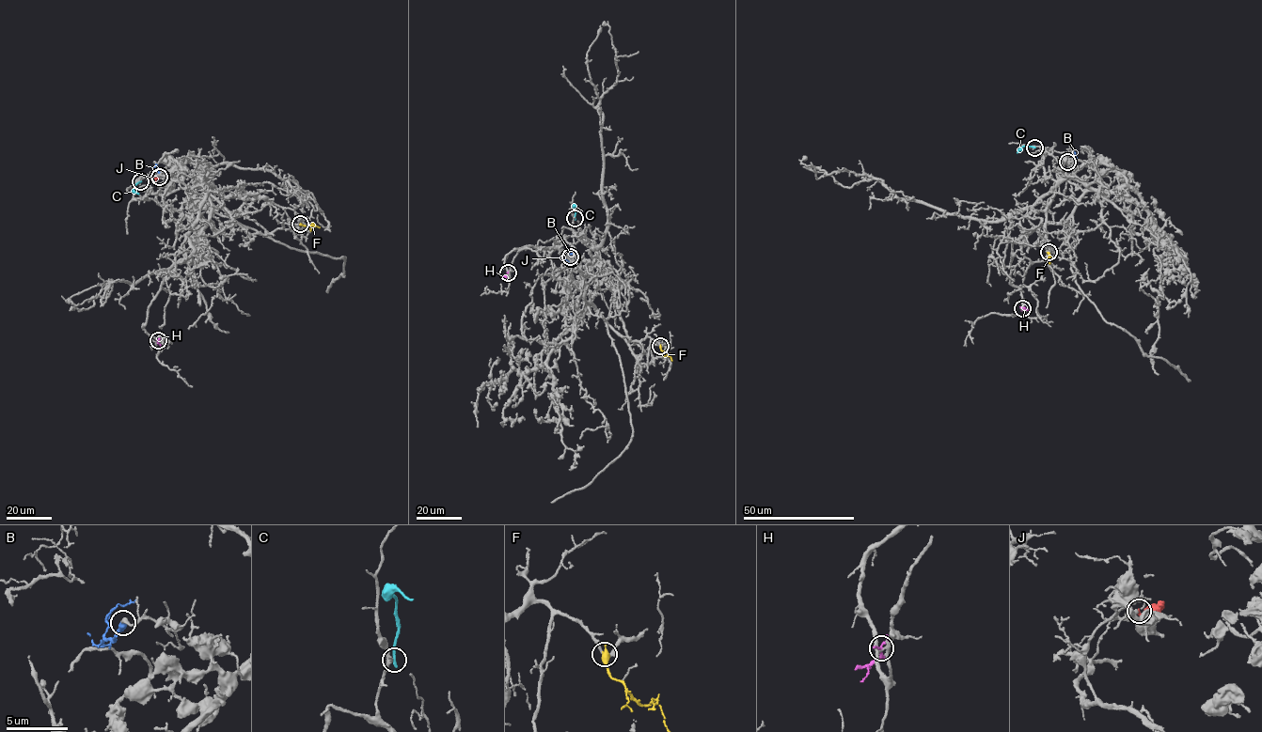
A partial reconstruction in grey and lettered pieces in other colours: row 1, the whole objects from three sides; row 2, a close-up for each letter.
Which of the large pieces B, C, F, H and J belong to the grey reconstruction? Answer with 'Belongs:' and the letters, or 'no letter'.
Belongs: B, F

